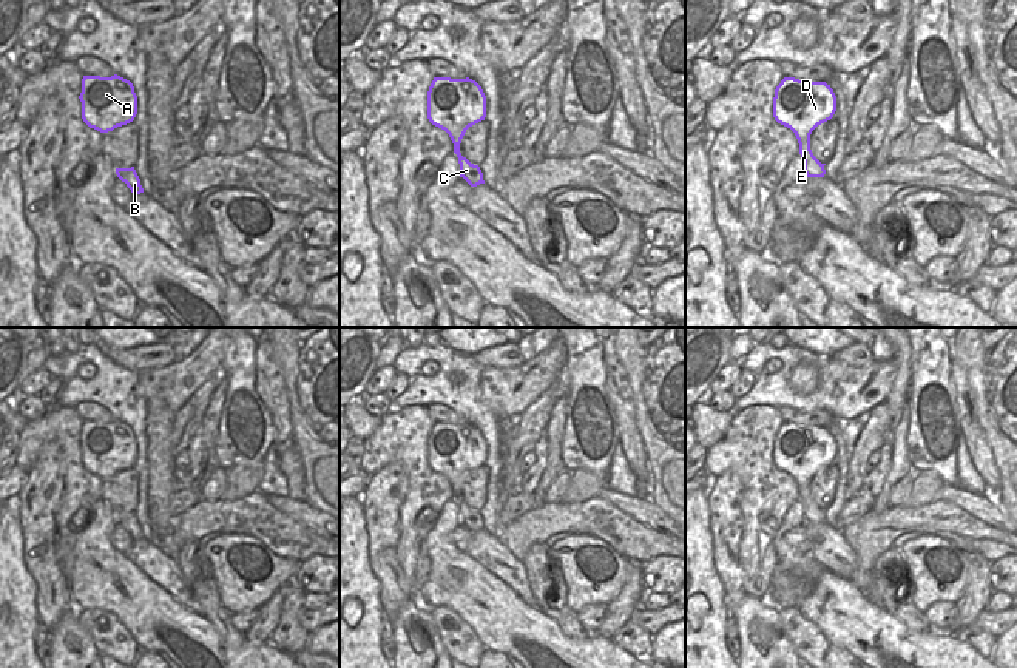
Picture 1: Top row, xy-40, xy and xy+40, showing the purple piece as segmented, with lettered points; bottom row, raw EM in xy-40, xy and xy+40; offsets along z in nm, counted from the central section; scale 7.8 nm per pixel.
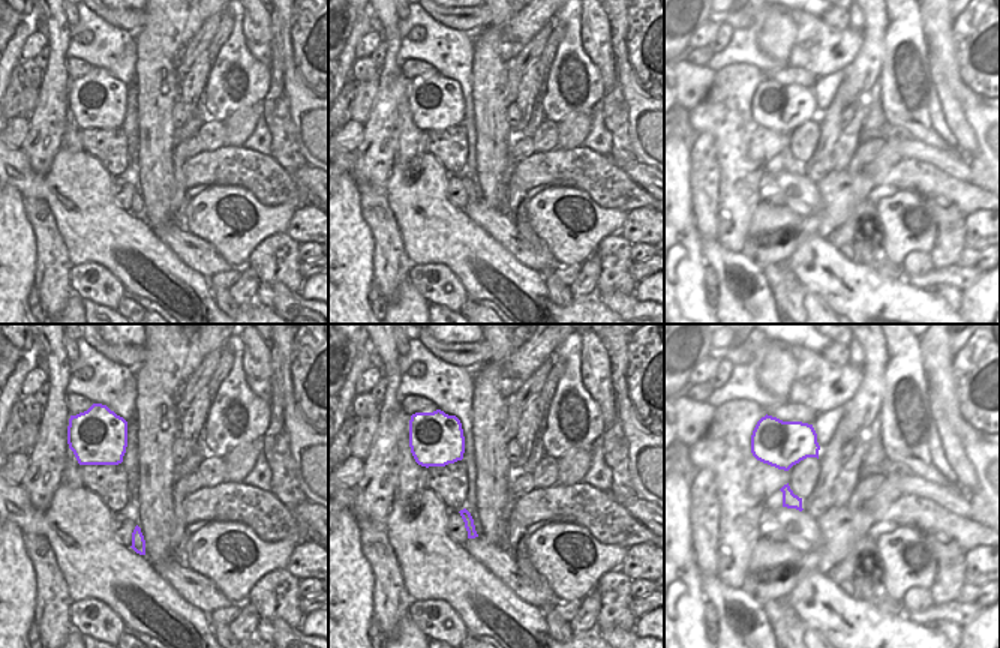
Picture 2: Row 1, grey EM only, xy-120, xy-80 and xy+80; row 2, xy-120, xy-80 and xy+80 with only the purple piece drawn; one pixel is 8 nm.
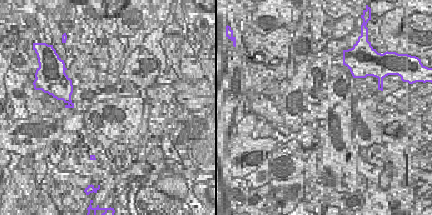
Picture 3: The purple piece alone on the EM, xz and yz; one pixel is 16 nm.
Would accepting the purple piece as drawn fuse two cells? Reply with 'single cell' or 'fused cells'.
single cell

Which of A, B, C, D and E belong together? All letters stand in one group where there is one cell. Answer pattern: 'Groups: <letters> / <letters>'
Groups: A B C D E

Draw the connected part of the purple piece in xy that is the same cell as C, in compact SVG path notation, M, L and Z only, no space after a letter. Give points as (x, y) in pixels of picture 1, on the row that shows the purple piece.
M434 77L427 91L427 119L444 130L460 164L460 177L471 187L485 184L478 165L471 164L460 153L460 143L466 130L486 117L486 96L481 86L466 79Z

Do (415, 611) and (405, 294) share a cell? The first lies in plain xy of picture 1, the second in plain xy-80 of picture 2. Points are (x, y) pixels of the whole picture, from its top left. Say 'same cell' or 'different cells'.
same cell

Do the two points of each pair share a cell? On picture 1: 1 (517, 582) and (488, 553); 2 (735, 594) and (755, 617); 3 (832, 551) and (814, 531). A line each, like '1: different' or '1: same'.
1: same
2: different
3: same

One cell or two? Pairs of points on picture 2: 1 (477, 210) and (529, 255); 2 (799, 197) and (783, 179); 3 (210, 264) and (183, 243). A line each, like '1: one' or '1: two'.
1: one
2: one
3: one

